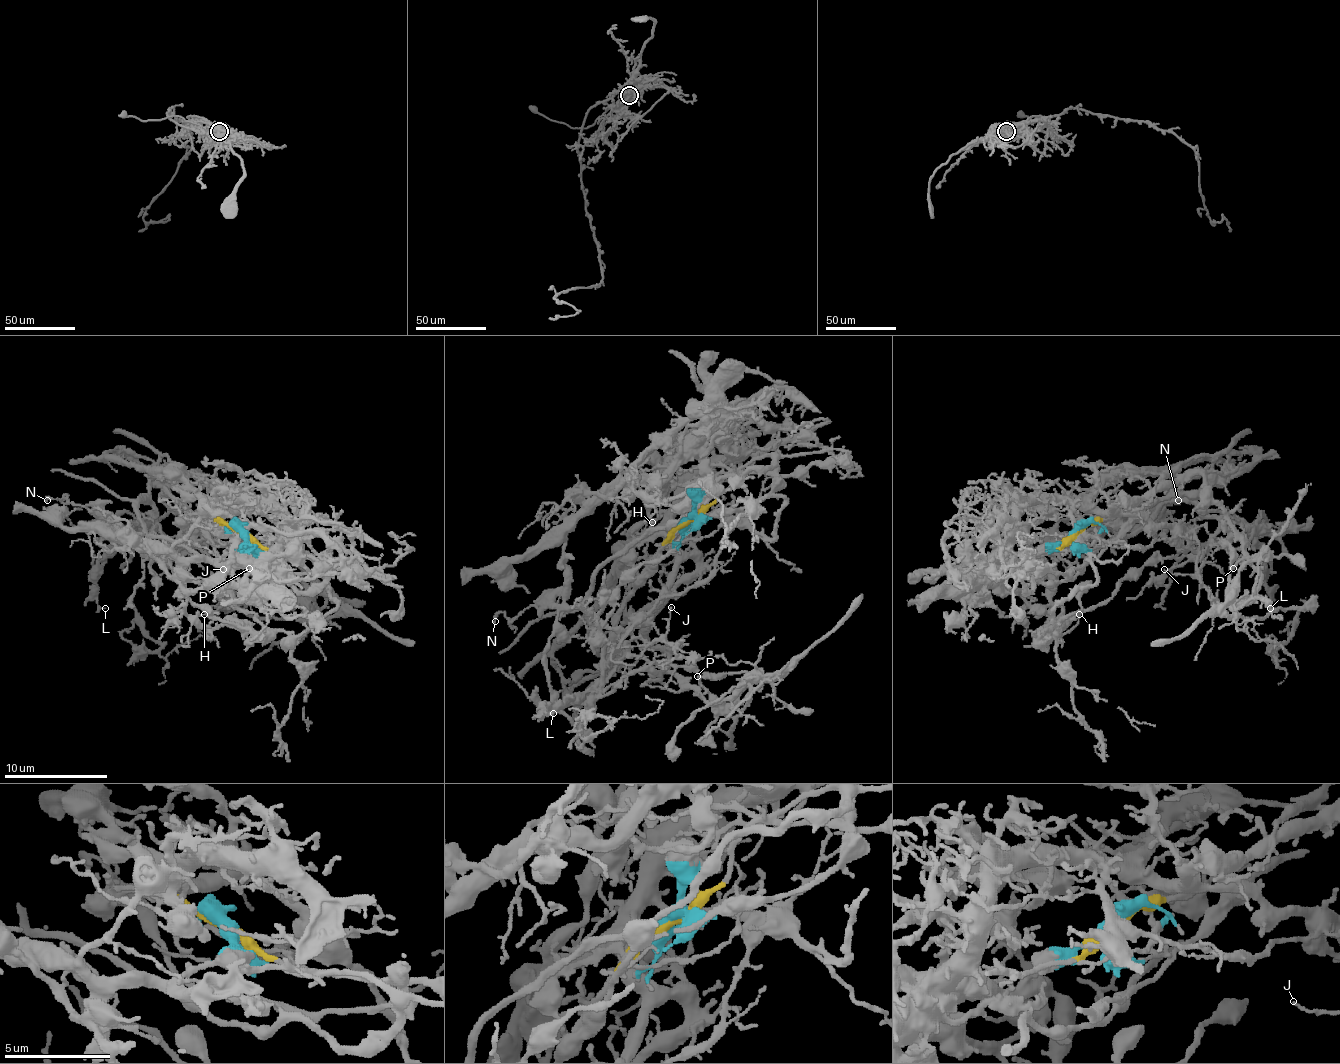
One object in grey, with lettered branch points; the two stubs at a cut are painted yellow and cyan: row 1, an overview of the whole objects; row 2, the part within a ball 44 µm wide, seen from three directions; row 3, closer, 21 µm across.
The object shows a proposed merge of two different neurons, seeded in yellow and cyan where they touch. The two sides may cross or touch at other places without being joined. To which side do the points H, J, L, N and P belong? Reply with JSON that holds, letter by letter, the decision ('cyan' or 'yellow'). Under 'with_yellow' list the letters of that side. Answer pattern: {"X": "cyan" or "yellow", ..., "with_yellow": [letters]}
{"H": "cyan", "J": "yellow", "L": "yellow", "N": "cyan", "P": "yellow", "with_yellow": ["J", "L", "P"]}

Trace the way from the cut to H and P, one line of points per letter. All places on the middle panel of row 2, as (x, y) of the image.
H: (689, 521), (683, 487), (637, 482), (634, 495), (655, 502), (645, 521), (652, 523)
P: (689, 521), (621, 611), (611, 643), (626, 656), (603, 676), (616, 653), (759, 676), (730, 702), (696, 676)

